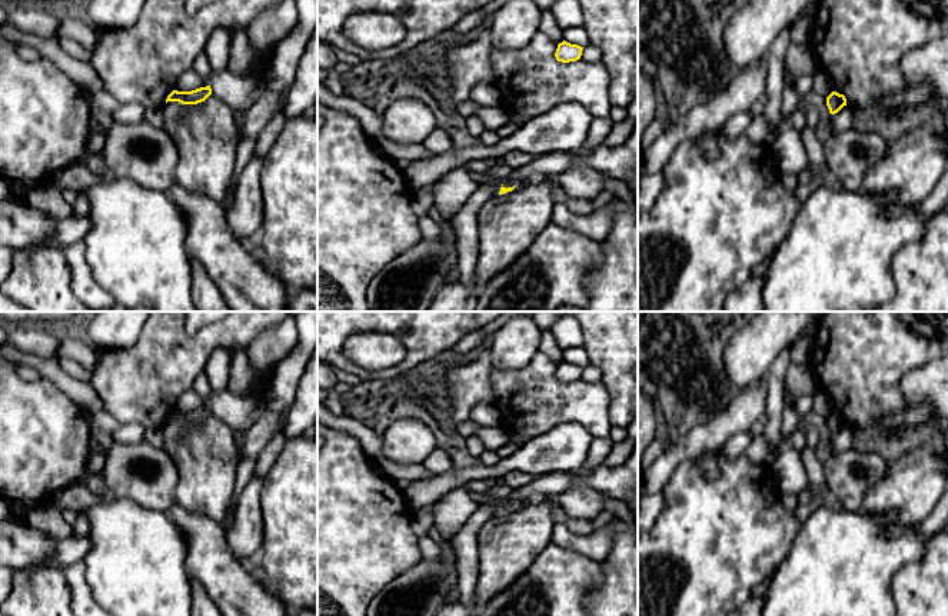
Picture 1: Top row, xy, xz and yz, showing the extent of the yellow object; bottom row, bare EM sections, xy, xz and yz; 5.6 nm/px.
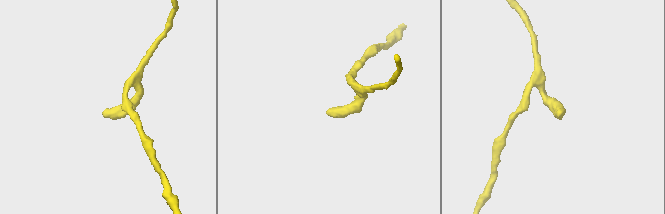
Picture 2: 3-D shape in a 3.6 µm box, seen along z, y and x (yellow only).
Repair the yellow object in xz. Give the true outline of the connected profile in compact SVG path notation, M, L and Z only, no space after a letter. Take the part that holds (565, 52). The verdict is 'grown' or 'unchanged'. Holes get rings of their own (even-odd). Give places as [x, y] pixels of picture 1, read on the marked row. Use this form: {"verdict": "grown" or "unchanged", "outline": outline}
{"verdict": "unchanged", "outline": "M563 40L562 43L558 44L555 57L558 61L562 61L562 63L576 61L581 59L582 50L583 47L578 44L571 44Z"}

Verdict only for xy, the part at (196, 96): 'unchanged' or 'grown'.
unchanged

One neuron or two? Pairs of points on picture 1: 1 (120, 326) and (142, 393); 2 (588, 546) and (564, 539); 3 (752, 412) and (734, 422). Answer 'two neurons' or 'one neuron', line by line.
1: two neurons
2: one neuron
3: one neuron

